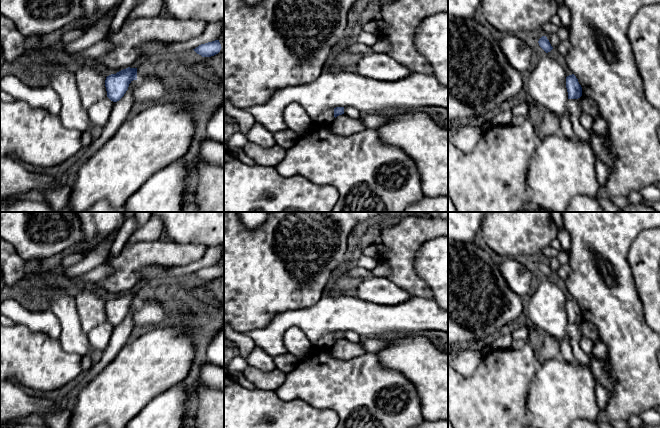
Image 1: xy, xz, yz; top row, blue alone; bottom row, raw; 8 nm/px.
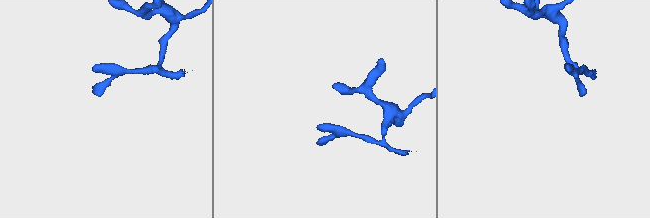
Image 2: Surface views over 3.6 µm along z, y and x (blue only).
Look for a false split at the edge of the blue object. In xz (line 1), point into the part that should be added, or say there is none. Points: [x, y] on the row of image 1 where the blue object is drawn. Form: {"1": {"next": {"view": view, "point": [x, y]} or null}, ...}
{"1": {"next": null}}

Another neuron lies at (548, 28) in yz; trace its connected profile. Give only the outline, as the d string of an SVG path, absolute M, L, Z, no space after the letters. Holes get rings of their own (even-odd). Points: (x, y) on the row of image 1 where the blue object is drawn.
M547 22L542 26L541 32L543 33L543 35L547 37L548 35L557 33L558 29L559 29L558 26L554 25L551 22Z

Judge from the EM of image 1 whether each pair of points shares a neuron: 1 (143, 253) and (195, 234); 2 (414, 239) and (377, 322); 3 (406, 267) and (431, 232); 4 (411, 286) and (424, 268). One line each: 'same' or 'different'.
1: different
2: different
3: same
4: different

